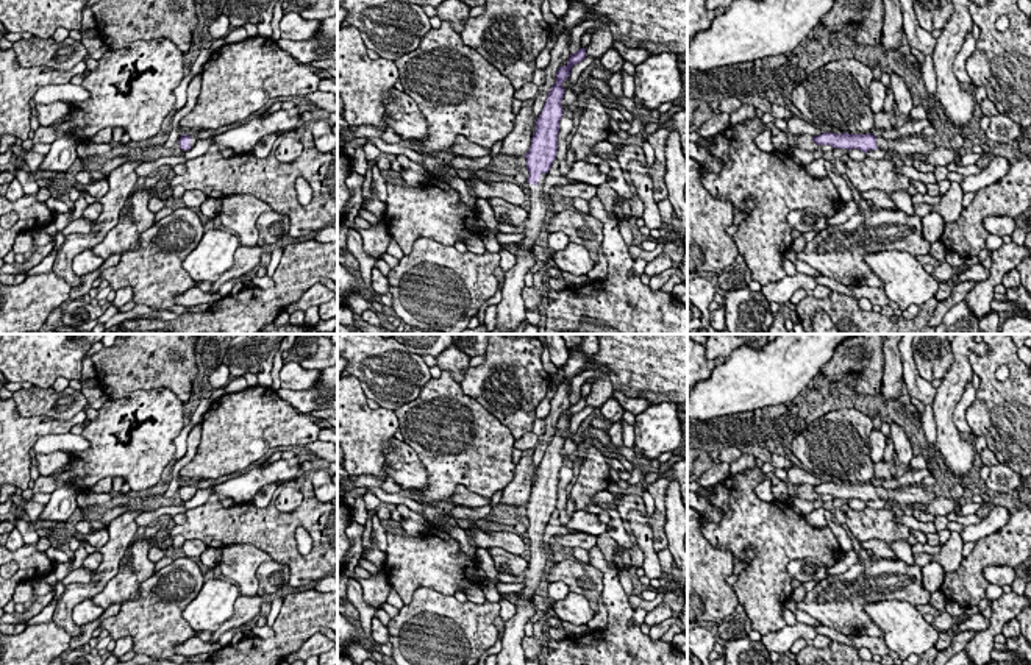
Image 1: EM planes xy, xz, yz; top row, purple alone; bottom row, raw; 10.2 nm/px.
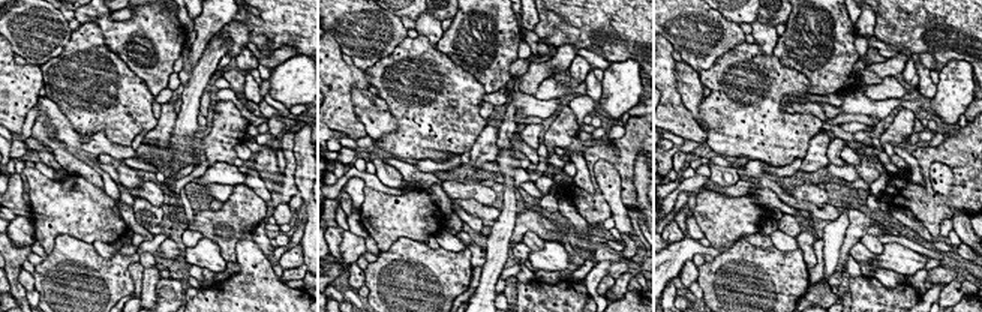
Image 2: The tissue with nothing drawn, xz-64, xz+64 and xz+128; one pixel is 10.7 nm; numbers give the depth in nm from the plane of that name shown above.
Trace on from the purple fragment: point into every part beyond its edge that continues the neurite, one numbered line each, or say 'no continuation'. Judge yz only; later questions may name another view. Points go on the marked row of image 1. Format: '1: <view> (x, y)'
1: yz (909, 145)

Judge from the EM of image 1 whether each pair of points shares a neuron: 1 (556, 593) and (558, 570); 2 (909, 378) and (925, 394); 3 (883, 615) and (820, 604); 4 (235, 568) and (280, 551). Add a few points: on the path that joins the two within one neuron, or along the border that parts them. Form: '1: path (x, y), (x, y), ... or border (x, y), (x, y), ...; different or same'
1: border (549, 583), (560, 581), (570, 590); different
2: path (913, 381), (922, 391); same
3: border (902, 600), (880, 600), (864, 606), (883, 637); different
4: border (235, 544), (252, 544), (272, 559); different

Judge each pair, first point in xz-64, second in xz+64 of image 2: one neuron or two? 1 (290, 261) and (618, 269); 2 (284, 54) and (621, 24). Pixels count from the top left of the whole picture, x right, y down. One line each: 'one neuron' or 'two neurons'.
1: one neuron
2: two neurons

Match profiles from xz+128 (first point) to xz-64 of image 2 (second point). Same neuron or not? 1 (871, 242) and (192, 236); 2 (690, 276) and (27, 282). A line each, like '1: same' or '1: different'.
1: same
2: same

